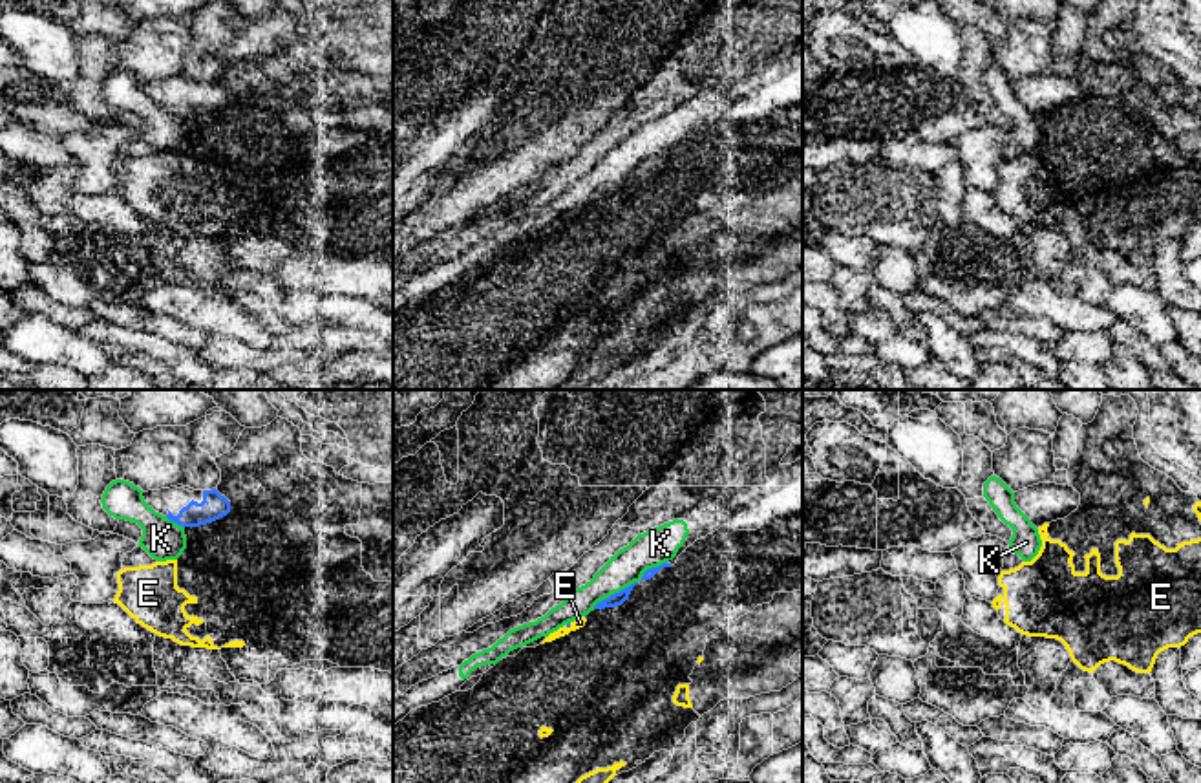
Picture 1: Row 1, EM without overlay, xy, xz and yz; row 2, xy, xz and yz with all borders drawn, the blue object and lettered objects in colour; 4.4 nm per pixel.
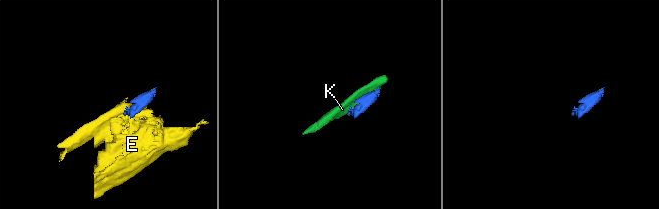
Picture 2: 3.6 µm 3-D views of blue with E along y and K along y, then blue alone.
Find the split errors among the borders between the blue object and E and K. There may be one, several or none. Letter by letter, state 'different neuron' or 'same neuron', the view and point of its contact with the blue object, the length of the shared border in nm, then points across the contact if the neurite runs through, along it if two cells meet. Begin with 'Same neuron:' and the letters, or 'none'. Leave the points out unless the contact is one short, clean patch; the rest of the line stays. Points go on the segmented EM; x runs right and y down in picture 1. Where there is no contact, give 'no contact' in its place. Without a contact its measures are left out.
Same neuron: none
E: different neuron; contact xz (567, 626); length 40 nm; border xz (571, 622), (565, 626)
K: different neuron; contact xz (615, 593); length 240 nm

